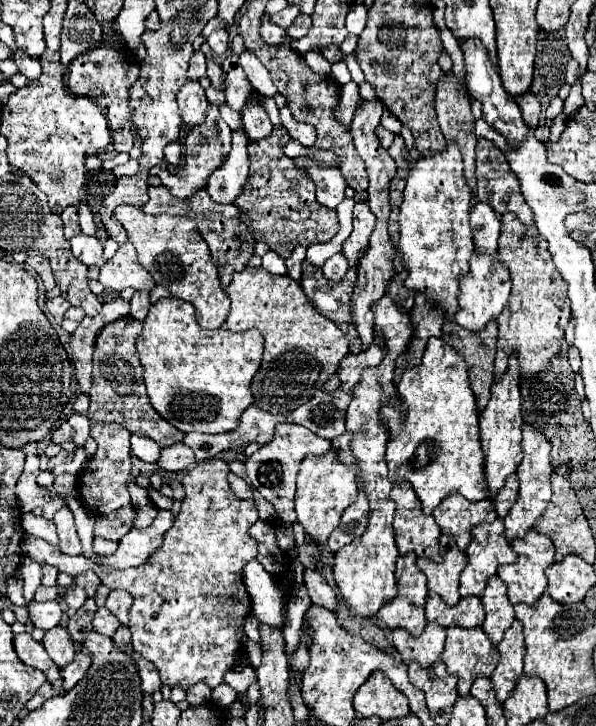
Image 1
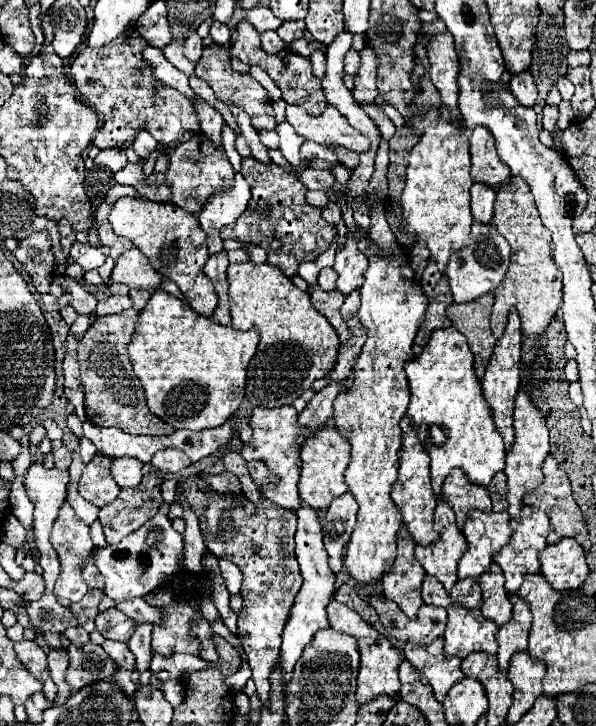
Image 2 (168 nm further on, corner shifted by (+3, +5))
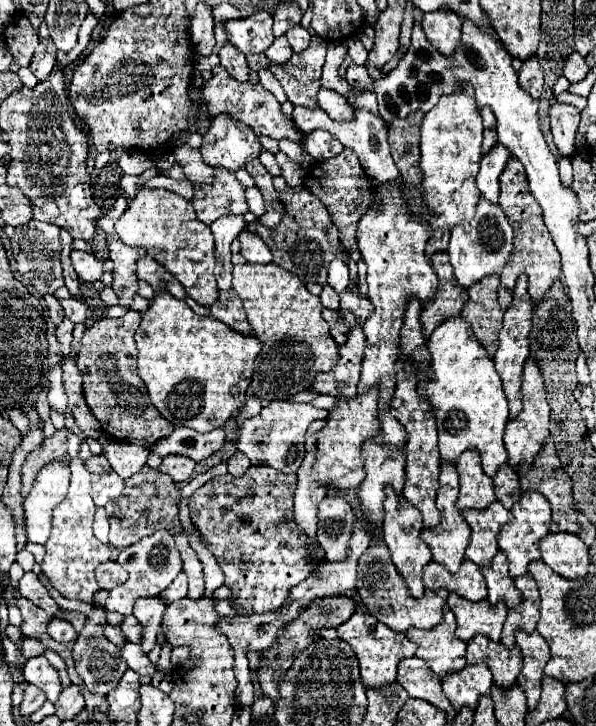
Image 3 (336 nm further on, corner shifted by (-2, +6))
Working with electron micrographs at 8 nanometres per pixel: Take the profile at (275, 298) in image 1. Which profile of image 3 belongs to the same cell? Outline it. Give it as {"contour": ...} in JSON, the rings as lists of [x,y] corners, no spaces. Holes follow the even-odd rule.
{"contour":[[[239,264],[233,266],[233,290],[243,300],[243,308],[247,312],[247,320],[255,330],[255,336],[263,342],[263,348],[255,360],[255,372],[251,380],[251,390],[257,398],[267,400],[267,396],[287,396],[297,394],[301,390],[309,390],[317,372],[331,370],[339,356],[339,346],[331,340],[329,326],[321,318],[321,302],[319,296],[313,296],[305,284],[285,268],[271,264]]]}

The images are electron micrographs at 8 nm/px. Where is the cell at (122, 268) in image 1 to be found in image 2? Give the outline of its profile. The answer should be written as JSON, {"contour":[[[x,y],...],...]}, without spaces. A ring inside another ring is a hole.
{"contour":[[[132,247],[116,259],[110,279],[124,283],[128,287],[134,287],[134,289],[156,291],[164,277],[150,267],[148,259],[136,247]]]}

